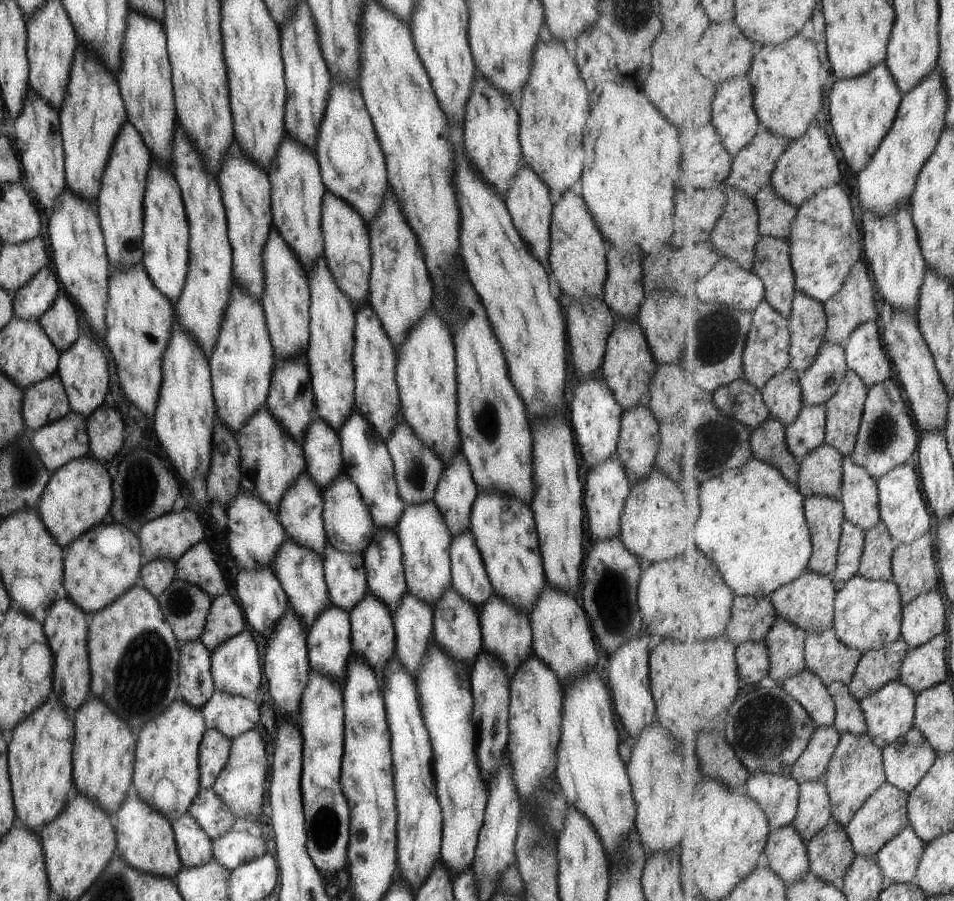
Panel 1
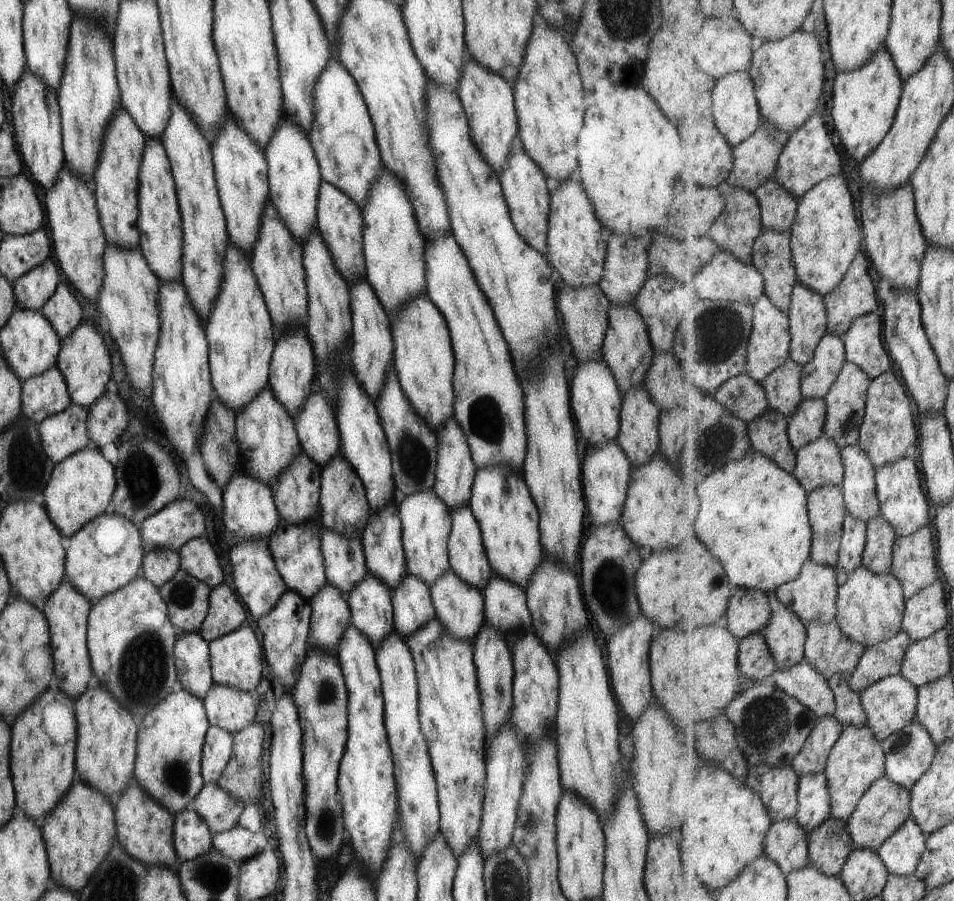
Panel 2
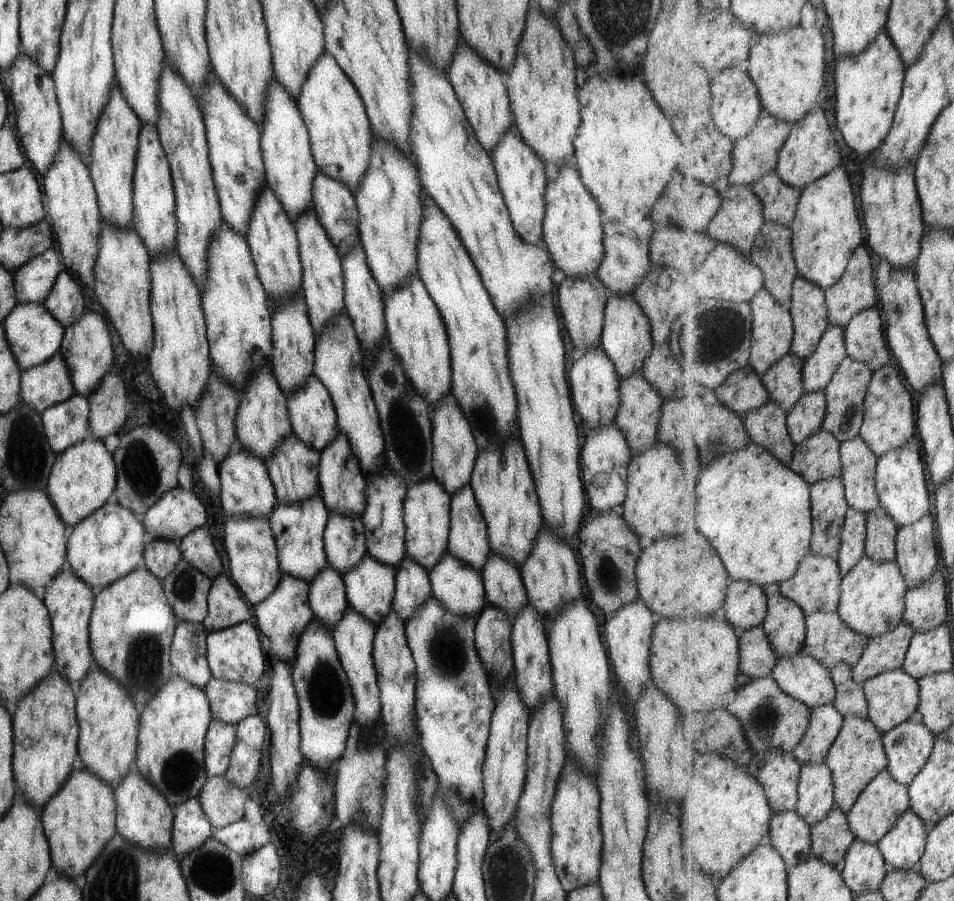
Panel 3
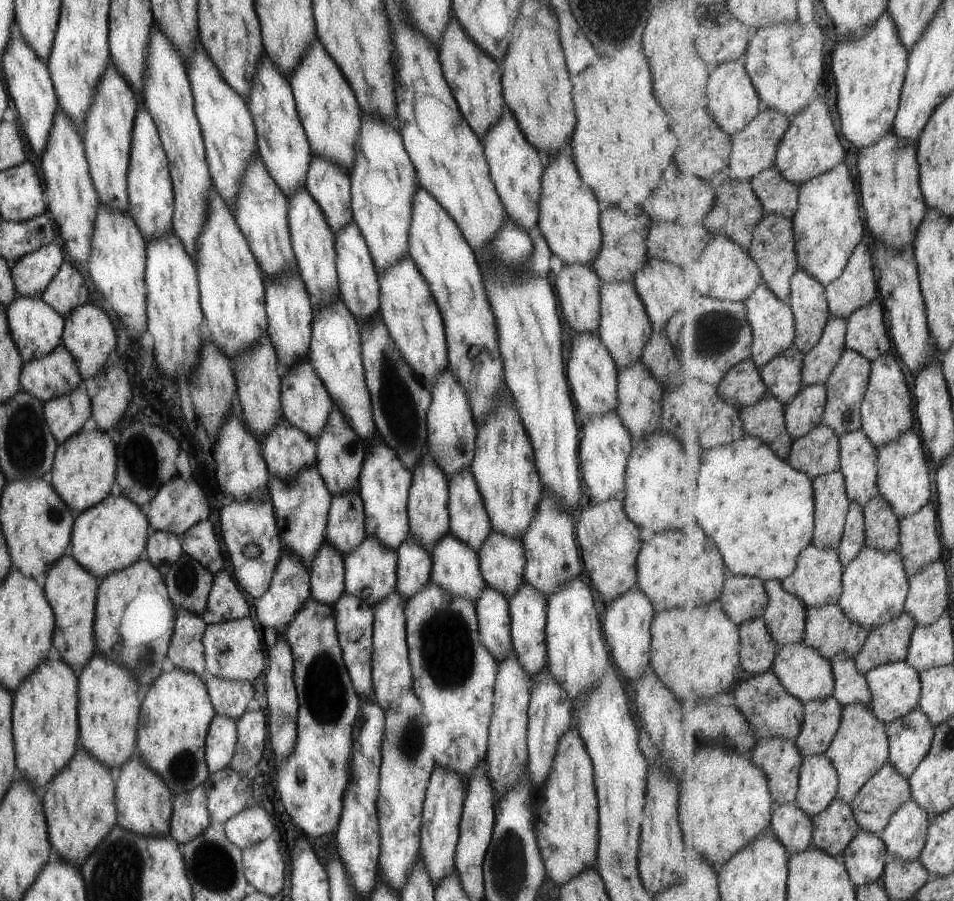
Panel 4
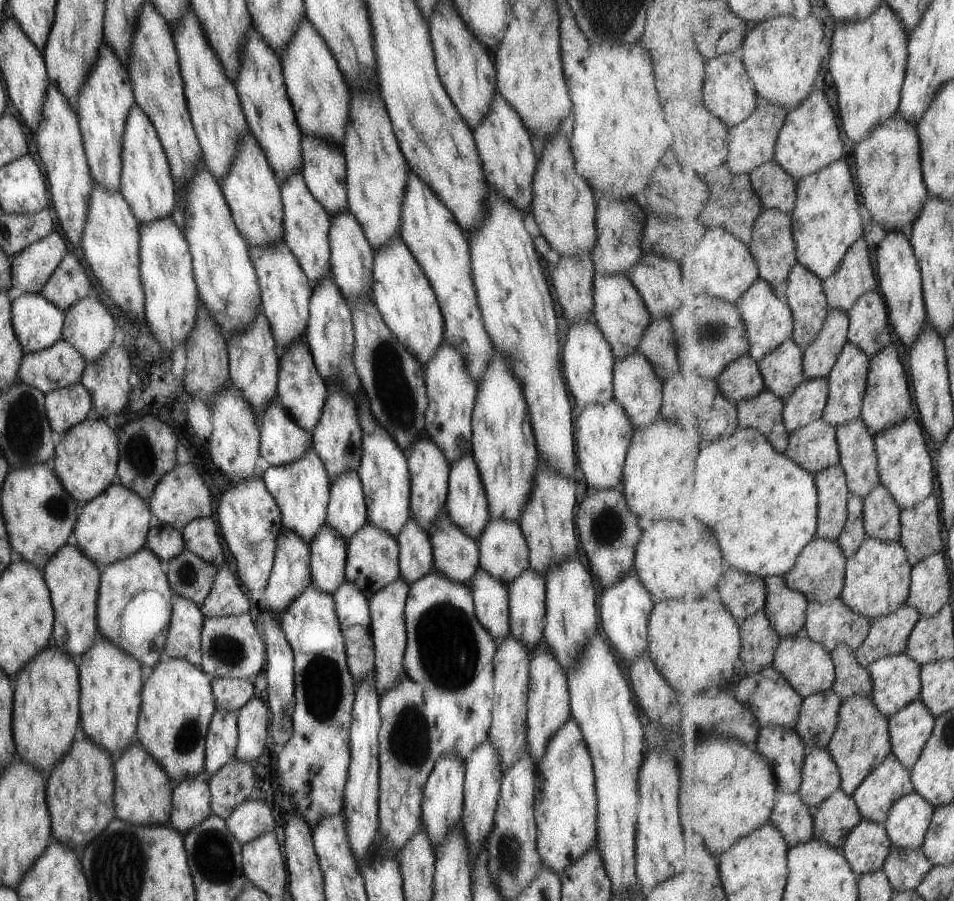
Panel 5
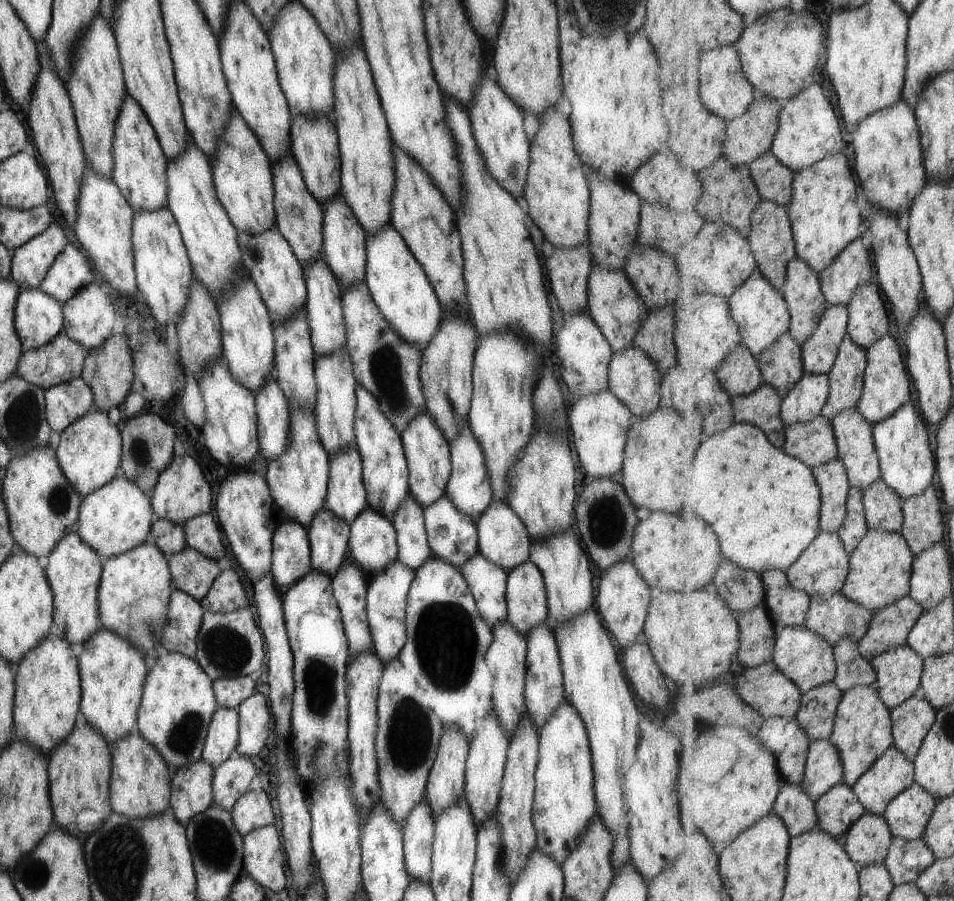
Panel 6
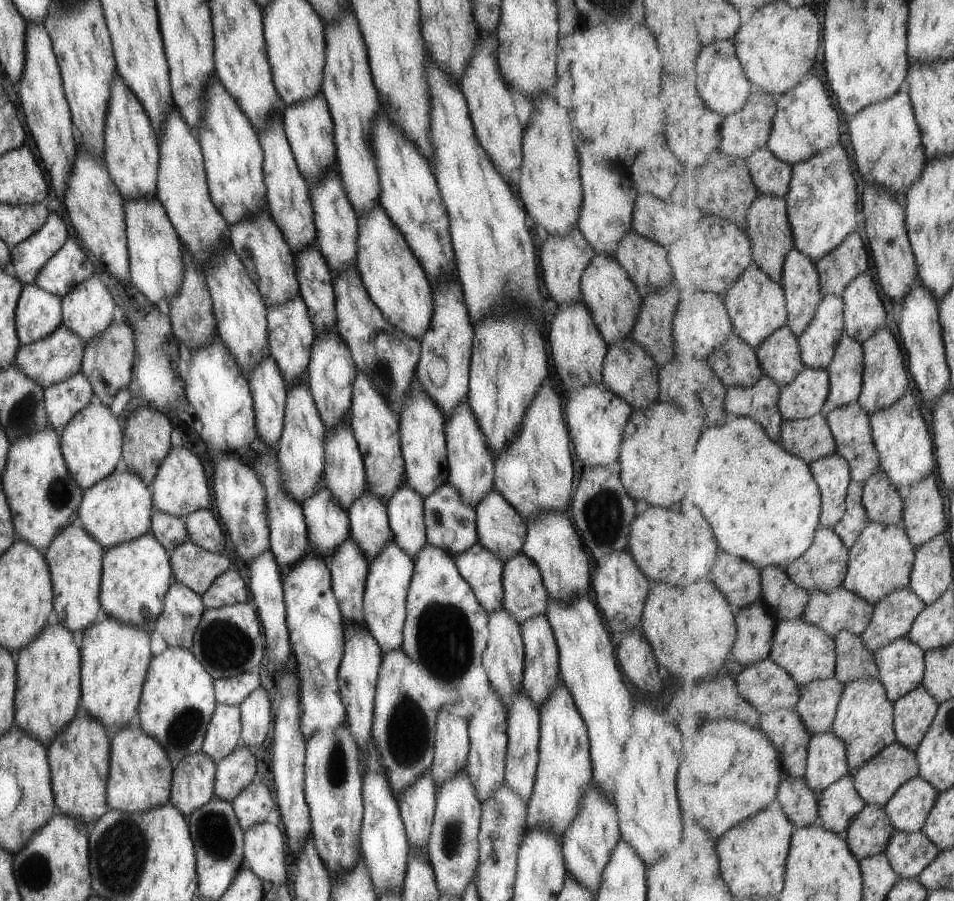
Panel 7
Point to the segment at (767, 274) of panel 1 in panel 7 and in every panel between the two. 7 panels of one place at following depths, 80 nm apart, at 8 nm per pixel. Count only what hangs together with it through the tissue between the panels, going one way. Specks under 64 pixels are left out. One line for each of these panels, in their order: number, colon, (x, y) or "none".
2: (772, 255)
3: (773, 252)
4: (774, 246)
5: (773, 245)
6: (772, 240)
7: (769, 228)

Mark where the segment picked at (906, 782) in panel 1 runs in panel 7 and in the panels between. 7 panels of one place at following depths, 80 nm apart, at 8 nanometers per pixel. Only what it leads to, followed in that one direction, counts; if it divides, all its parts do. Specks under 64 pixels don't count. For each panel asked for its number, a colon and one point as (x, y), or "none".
2: (909, 754)
3: (909, 747)
4: (911, 738)
5: (911, 729)
6: (912, 721)
7: (913, 714)

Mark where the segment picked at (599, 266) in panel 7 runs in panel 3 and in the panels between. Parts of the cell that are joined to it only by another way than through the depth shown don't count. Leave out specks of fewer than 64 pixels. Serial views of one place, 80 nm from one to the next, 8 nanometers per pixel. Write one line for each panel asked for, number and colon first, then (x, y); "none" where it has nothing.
3: (625, 338)
4: (623, 327)
5: (619, 312)
6: (613, 304)

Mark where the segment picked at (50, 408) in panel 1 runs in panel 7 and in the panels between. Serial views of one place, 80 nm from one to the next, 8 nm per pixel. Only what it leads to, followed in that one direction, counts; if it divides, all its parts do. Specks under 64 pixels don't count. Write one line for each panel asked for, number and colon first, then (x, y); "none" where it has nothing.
2: (45, 394)
3: (41, 387)
4: (54, 374)
5: (58, 365)
6: (61, 359)
7: (55, 358)

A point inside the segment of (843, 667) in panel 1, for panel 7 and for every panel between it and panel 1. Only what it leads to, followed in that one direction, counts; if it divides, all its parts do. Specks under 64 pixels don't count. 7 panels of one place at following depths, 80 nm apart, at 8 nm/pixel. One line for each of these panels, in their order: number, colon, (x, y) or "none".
2: (828, 648)
3: (828, 639)
4: (829, 630)
5: (831, 624)
6: (836, 618)
7: (842, 610)

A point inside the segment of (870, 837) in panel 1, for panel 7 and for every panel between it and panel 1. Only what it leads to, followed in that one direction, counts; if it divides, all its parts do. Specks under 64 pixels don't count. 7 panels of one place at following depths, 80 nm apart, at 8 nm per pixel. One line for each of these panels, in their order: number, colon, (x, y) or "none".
2: (885, 808)
3: (881, 805)
4: (887, 791)
5: (891, 781)
6: (893, 773)
7: (877, 781)

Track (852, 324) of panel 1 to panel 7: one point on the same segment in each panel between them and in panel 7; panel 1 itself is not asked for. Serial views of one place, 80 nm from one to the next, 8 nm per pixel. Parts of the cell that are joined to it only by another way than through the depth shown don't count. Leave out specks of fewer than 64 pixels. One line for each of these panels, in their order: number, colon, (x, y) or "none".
2: (856, 296)
3: (855, 292)
4: (856, 287)
5: (856, 276)
6: (852, 268)
7: (838, 270)

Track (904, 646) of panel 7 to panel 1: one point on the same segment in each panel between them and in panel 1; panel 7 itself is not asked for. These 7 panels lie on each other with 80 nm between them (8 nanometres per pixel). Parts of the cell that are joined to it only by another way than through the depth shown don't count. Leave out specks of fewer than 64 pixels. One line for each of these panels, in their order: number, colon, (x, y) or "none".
1: (890, 713)
2: (891, 704)
3: (893, 697)
4: (896, 688)
5: (897, 679)
6: (899, 671)

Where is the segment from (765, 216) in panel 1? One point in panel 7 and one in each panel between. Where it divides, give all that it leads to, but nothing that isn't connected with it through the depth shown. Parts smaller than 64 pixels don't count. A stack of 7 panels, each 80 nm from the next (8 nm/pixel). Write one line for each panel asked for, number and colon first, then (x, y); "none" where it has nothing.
2: (779, 207)
3: (780, 201)
4: (779, 196)
5: (777, 188)
6: (775, 180)
7: (772, 175)

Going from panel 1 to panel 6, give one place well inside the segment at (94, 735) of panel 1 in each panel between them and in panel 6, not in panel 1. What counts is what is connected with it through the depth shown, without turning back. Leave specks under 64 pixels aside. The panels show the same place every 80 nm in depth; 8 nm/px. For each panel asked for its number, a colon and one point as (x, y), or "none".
2: (105, 748)
3: (110, 758)
4: (108, 704)
5: (110, 686)
6: (112, 671)

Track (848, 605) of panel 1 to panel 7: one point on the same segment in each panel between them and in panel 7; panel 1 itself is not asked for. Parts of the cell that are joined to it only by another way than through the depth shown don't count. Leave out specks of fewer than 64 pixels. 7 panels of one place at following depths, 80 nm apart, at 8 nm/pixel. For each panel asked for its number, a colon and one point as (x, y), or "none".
2: (871, 607)
3: (873, 596)
4: (875, 585)
5: (878, 578)
6: (881, 569)
7: (881, 562)

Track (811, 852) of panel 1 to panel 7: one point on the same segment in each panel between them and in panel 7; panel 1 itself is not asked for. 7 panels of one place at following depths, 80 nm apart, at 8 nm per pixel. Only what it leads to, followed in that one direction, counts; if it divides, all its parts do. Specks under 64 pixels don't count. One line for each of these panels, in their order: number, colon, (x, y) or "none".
2: (830, 845)
3: (831, 839)
4: (834, 829)
5: (835, 819)
6: (840, 808)
7: (838, 806)

